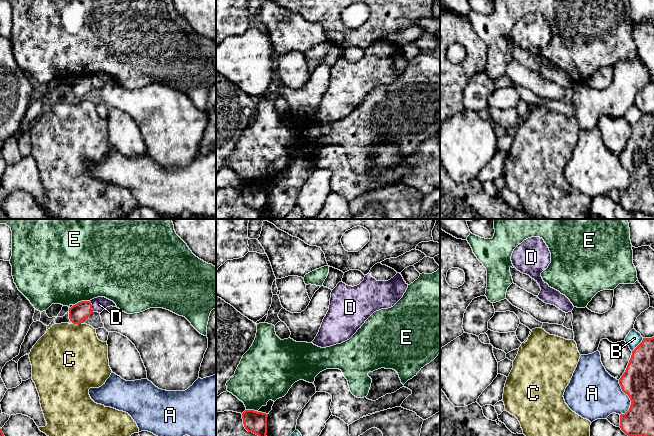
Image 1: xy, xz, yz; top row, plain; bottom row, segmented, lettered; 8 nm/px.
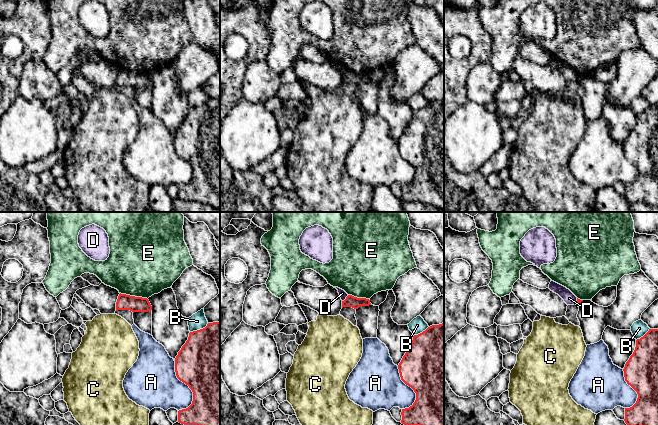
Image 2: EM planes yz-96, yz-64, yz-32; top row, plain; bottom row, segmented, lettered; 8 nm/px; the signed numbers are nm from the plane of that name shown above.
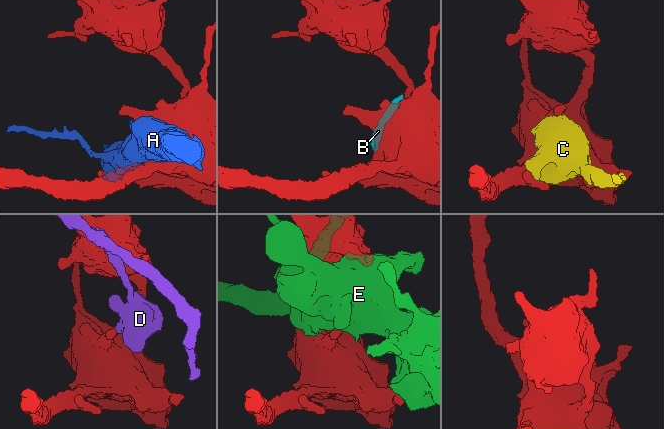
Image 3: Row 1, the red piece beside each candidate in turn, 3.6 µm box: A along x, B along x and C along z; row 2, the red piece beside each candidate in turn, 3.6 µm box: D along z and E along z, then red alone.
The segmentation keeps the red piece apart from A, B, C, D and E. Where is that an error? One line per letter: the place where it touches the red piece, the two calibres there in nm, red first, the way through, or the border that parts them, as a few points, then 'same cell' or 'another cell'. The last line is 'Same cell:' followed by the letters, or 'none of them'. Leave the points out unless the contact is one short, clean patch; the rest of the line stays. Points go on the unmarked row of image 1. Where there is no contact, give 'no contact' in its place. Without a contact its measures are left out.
A: yz (630, 175) | 260/340 nm | another cell
B: yz (638, 121) | 240/120 nm | another cell
C: xy (77, 99) | 150/480 nm | another cell
D: xy (91, 82) | 150/110 nm | along xy (89, 77), (93, 87) | another cell
E: xy (81, 77) | 150/500 nm | another cell
Same cell: none of them

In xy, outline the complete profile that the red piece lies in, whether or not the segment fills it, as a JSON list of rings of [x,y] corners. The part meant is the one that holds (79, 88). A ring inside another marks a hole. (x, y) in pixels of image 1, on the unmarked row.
[[[81,77],[69,84],[69,95],[73,100],[82,99],[93,88],[90,77]]]

